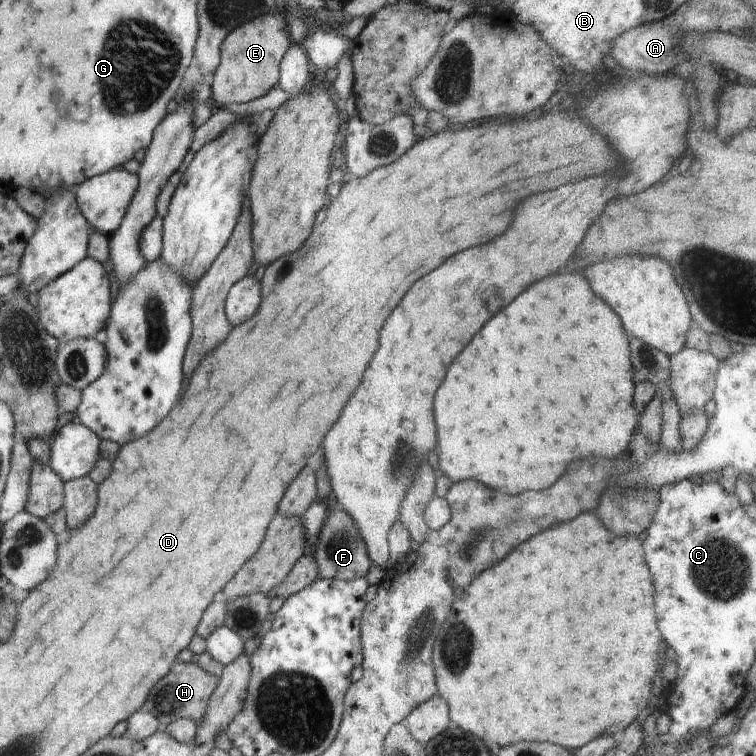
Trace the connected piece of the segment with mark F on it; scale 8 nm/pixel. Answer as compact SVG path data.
M342 508L334 510L330 516L326 517L320 536L316 540L316 548L311 553L317 562L320 579L353 581L358 577L365 577L372 564L356 523Z

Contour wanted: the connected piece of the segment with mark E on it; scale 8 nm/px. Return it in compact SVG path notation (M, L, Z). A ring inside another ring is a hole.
M266 12L230 31L220 45L220 64L214 72L212 98L222 104L250 102L268 94L279 81L279 66L292 43L283 12Z

